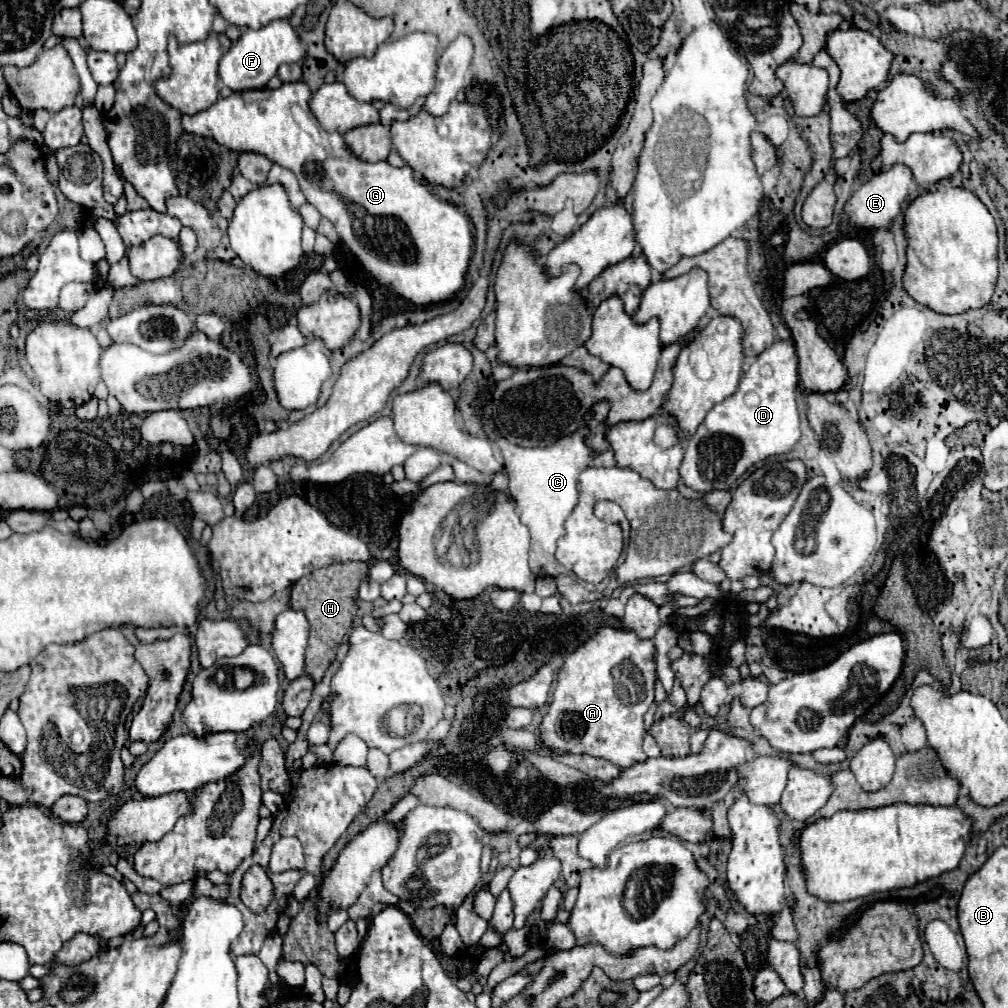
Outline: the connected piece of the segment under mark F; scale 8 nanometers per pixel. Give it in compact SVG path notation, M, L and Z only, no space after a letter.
M276 19L260 29L246 29L244 35L230 47L226 55L220 59L218 77L220 81L230 87L232 91L250 91L250 89L264 89L266 83L276 75L282 63L300 63L306 55L306 49L292 29L288 19Z

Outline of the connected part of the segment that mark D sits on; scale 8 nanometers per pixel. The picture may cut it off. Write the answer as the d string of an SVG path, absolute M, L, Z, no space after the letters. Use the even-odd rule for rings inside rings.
M778 339L744 369L736 393L714 405L698 431L686 441L680 465L684 485L696 491L728 491L754 463L792 451L802 437L796 409L796 385L796 349L790 341Z

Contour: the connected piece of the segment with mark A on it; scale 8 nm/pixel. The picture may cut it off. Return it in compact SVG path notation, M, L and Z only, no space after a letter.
M602 627L582 647L570 653L558 671L558 683L546 717L538 727L540 745L556 753L586 753L606 759L618 767L630 767L642 753L642 739L646 735L644 713L654 701L654 643L636 637L632 631Z

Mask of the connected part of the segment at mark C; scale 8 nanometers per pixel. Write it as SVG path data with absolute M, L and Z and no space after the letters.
M582 427L576 433L556 441L550 447L536 447L524 449L516 447L508 441L500 439L500 447L506 459L506 473L510 477L510 495L518 507L522 523L530 529L532 547L530 547L530 569L536 577L558 577L566 573L566 569L556 561L556 541L566 533L564 521L572 515L574 507L578 505L578 475L586 467L616 467L614 453L606 451L600 455L592 455L584 439L588 437L588 429Z

